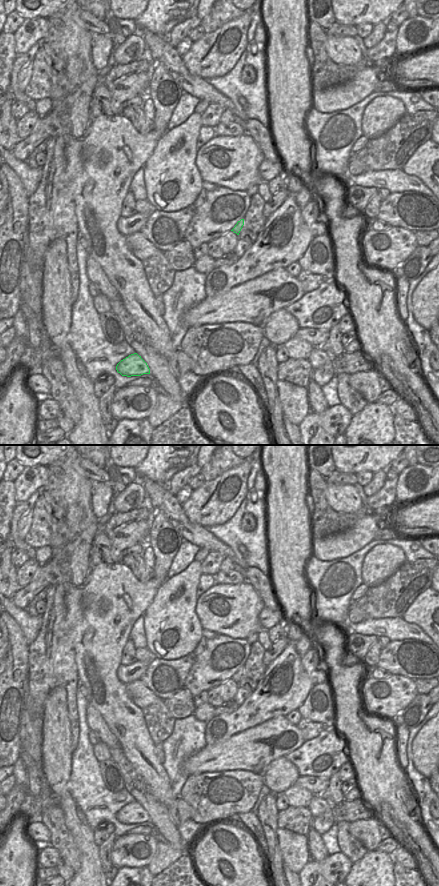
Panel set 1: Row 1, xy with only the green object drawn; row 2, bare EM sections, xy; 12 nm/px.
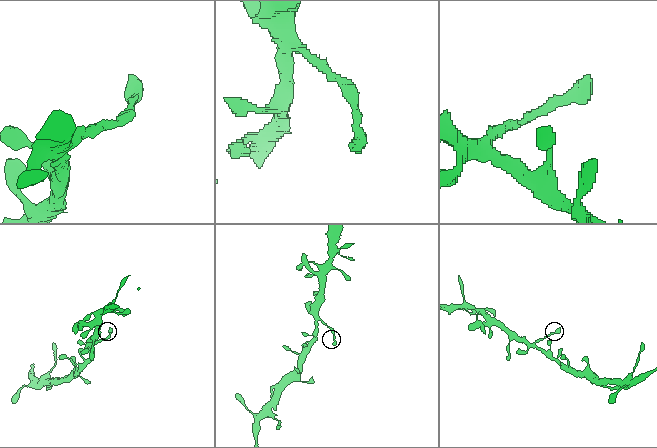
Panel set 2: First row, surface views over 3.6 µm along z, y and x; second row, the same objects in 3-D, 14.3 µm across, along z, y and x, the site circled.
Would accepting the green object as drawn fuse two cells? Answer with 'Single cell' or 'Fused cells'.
Single cell

